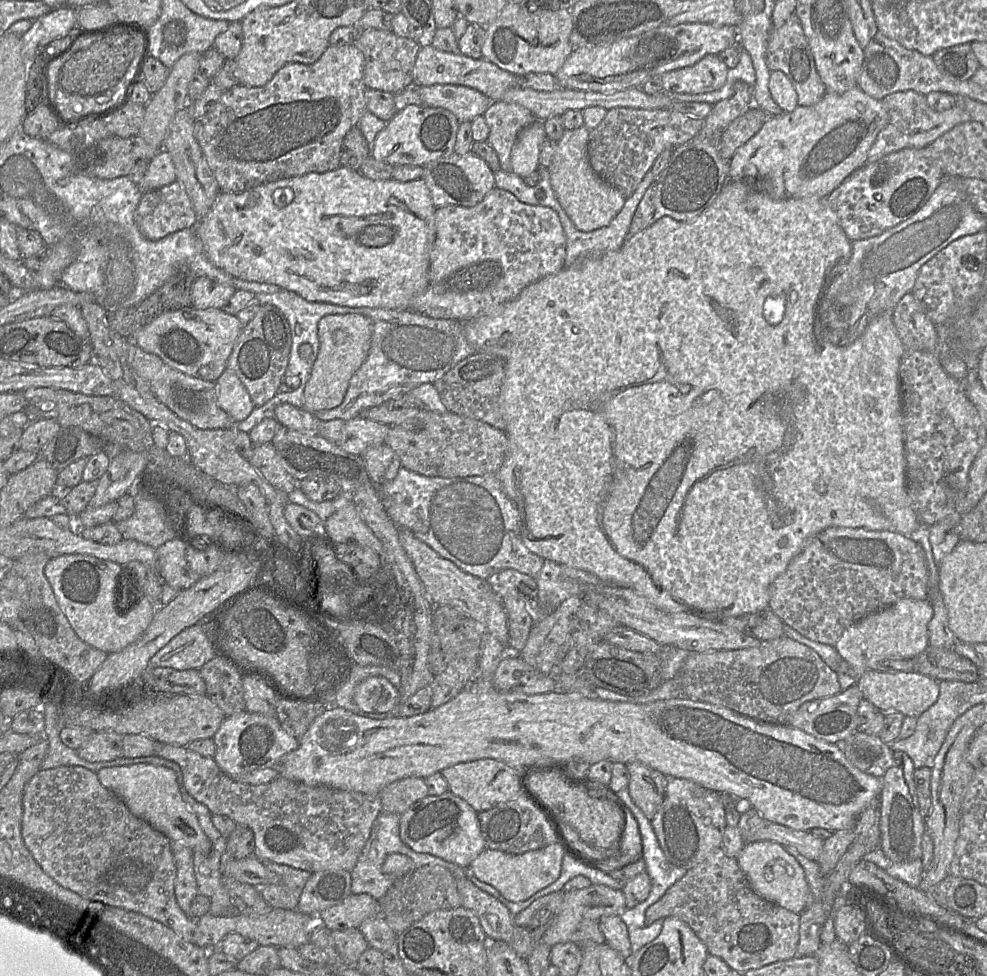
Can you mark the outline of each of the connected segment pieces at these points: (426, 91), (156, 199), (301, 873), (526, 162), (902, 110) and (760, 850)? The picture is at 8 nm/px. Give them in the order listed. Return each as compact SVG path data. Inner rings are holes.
M462 85L421 86L422 105L452 112L460 123L471 122L481 116L495 101Z
M179 181L144 192L136 210L140 233L149 240L160 240L174 232L197 225L193 204Z
M263 861L265 866L277 874L279 883L256 887L261 896L274 908L295 910L301 894L312 873L288 865Z
M536 120L521 131L510 155L512 171L515 174L526 178L537 171L540 150L545 139L544 121Z
M913 90L892 93L881 101L888 114L888 122L869 149L866 163L877 161L904 148L924 148L958 124L970 121L970 115L958 105L944 111L932 110L926 97Z
M770 840L746 843L736 859L749 885L762 898L798 914L813 903L803 868L783 845Z

